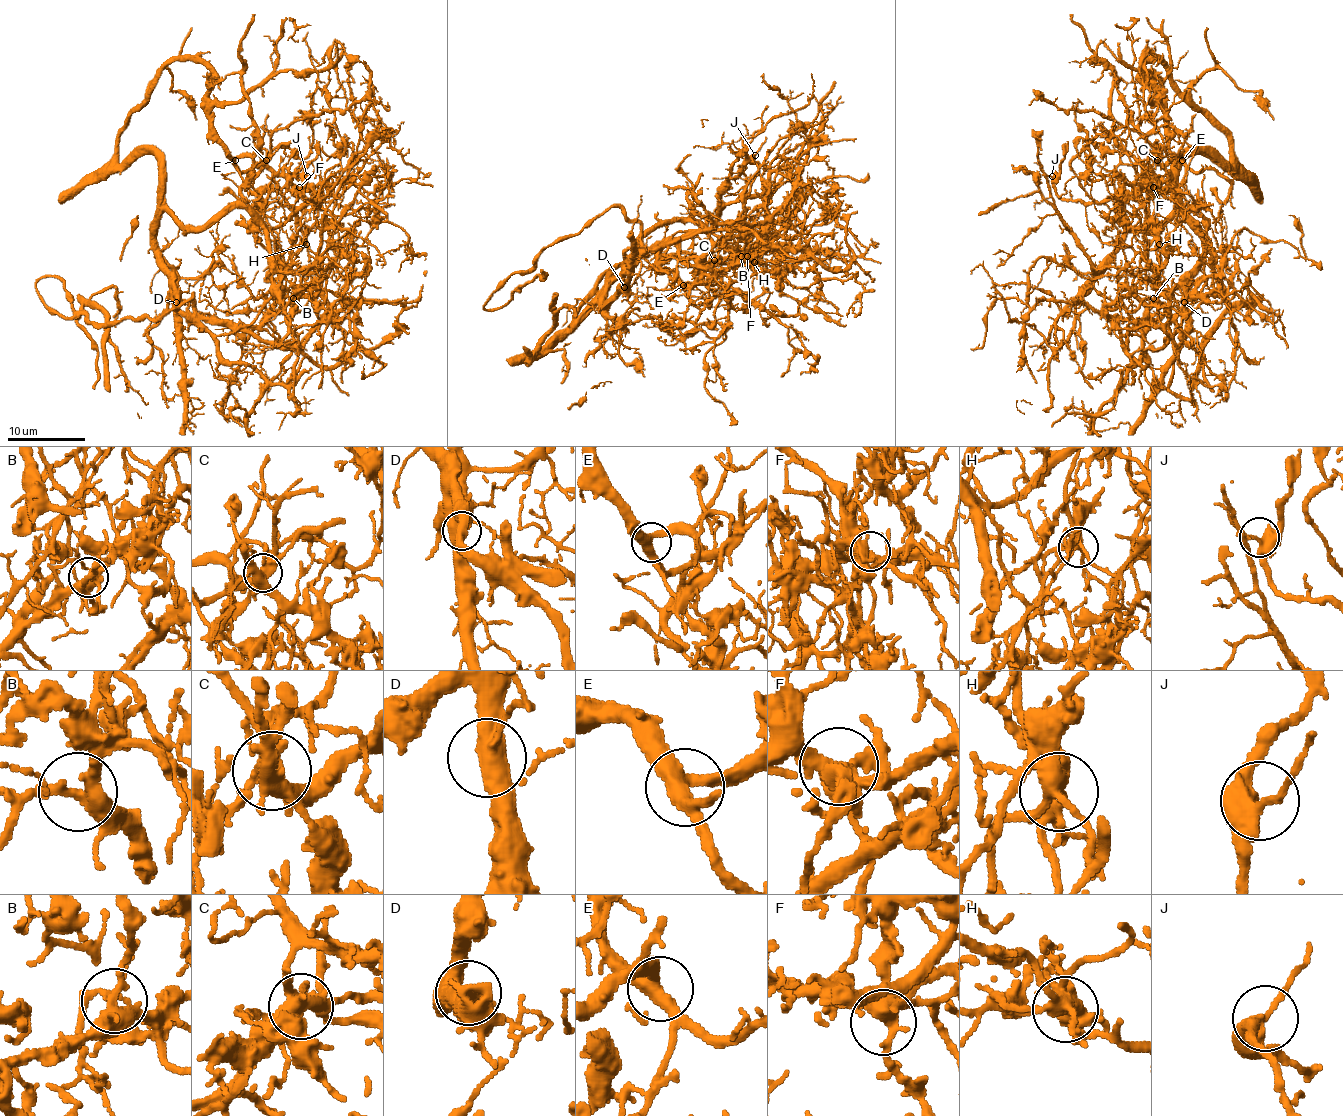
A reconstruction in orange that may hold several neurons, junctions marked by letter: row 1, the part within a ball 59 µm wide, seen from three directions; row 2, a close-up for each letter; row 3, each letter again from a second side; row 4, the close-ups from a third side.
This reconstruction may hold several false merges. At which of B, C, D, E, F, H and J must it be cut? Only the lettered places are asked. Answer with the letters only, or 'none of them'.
C, H

